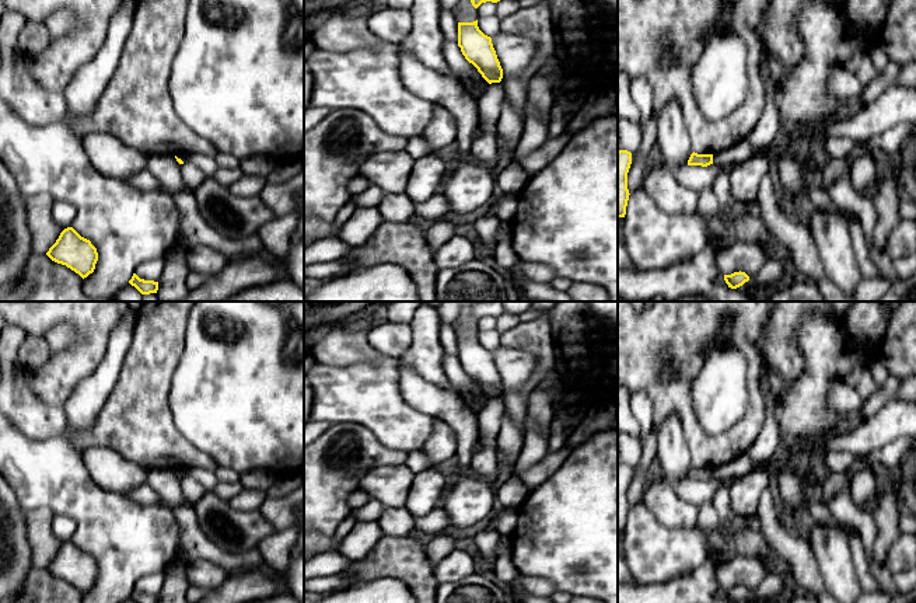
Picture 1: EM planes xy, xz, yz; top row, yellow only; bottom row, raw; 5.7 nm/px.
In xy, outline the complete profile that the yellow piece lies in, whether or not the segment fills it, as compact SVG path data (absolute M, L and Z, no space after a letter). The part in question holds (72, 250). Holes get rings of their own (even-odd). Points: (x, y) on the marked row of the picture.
M67 227L60 233L46 255L52 261L66 265L83 279L94 272L98 261L97 248L73 227Z

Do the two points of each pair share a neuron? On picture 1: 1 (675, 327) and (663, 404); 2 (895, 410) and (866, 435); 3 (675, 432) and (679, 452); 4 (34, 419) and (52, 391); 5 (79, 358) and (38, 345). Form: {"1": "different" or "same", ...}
{"1": "same", "2": "same", "3": "same", "4": "different", "5": "different"}

